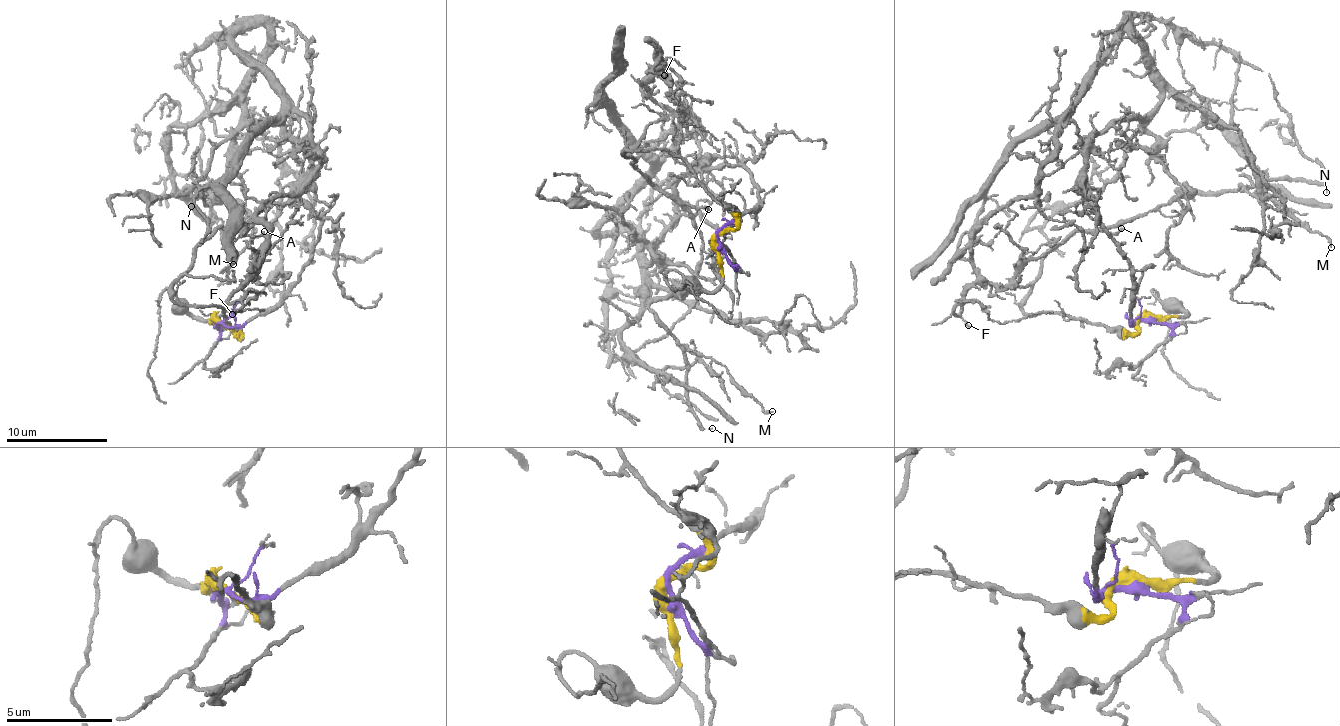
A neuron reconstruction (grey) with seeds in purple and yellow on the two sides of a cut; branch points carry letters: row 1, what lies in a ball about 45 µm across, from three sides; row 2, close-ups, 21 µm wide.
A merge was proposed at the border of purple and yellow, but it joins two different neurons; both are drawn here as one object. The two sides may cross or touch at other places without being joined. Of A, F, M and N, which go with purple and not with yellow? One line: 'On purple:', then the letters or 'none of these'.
On purple: F

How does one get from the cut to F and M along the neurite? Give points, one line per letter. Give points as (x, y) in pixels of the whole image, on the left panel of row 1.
F: (219, 321), (320, 227), (308, 152), (242, 105), (262, 25), (241, 58), (320, 162), (233, 314)
M: (217, 321), (238, 334), (173, 284), (252, 215), (181, 191), (232, 265)

